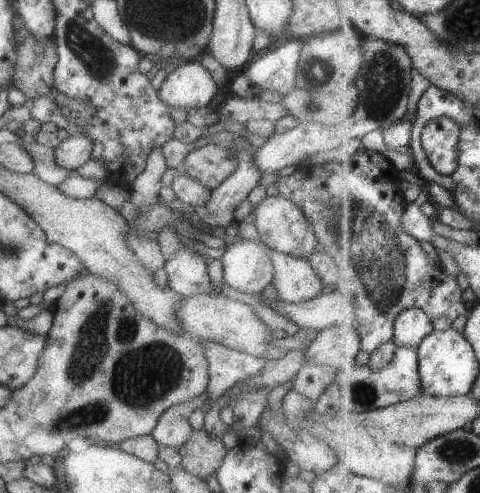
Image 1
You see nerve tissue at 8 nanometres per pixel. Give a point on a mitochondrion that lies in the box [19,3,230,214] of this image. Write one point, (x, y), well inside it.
(100, 61)

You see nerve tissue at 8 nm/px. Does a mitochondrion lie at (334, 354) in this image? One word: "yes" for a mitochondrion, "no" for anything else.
no

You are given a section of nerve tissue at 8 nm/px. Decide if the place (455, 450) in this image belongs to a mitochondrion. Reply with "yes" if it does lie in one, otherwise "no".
yes

